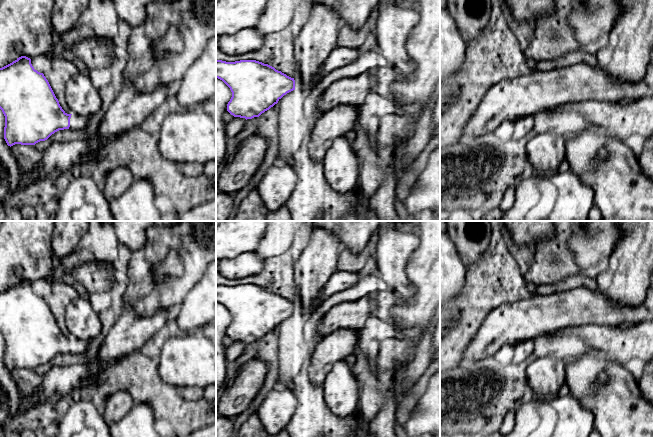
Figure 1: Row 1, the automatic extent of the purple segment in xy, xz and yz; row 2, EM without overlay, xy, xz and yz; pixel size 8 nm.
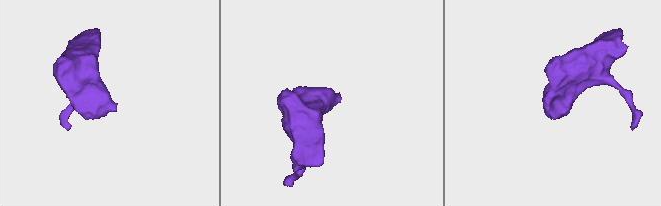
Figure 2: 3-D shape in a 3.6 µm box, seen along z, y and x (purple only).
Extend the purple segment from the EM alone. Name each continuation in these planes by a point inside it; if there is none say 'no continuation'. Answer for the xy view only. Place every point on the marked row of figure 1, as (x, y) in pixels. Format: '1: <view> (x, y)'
1: xy (77, 123)

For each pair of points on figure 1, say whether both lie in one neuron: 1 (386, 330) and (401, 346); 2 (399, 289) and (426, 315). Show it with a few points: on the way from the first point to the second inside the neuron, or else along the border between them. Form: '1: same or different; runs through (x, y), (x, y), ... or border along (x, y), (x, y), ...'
1: different; border along (391, 323), (403, 335), (385, 339), (377, 355)
2: different; border along (406, 275), (415, 288), (415, 293), (404, 300)

